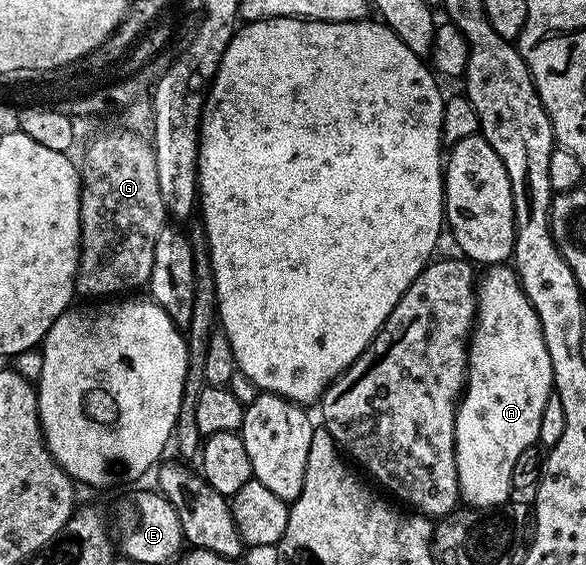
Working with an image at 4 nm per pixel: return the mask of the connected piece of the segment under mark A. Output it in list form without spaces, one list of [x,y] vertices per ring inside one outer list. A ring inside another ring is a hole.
[[[507,263],[494,264],[483,269],[478,280],[478,287],[474,292],[476,302],[476,314],[474,327],[468,341],[468,375],[466,377],[466,391],[459,401],[456,409],[456,425],[454,426],[454,442],[456,443],[456,474],[460,487],[460,500],[469,508],[483,508],[496,510],[499,504],[508,504],[512,491],[512,475],[514,474],[514,462],[524,452],[529,451],[538,441],[538,422],[542,422],[542,410],[546,410],[546,402],[554,394],[552,387],[552,371],[550,370],[550,354],[546,354],[546,338],[542,338],[542,322],[538,322],[538,314],[530,306],[530,298],[522,290],[520,280],[516,276],[515,267]]]

